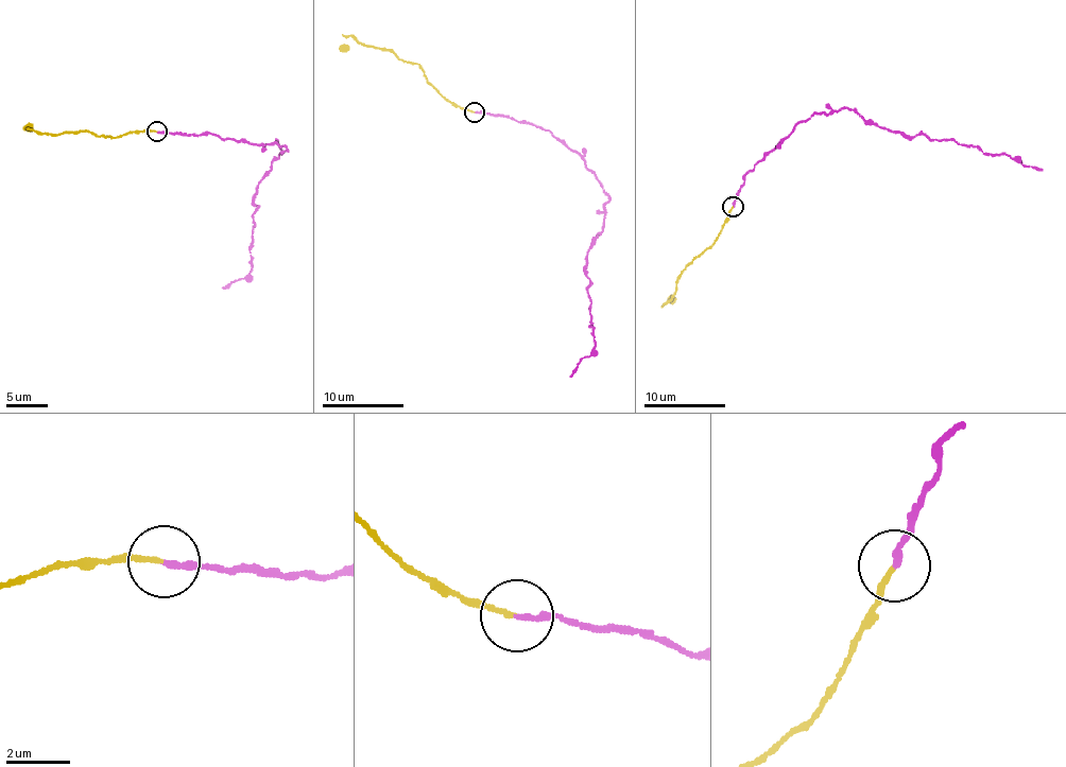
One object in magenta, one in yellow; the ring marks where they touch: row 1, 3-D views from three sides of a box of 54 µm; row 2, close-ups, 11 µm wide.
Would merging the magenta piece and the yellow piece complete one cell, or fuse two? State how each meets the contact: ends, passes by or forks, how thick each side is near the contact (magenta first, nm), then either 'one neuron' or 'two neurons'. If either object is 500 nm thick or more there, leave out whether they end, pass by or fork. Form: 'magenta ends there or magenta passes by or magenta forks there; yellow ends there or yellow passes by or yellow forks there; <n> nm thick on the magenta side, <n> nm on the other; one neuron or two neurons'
magenta ends there; yellow ends there; 200 nm thick on the magenta side, 140 nm on the other; one neuron

